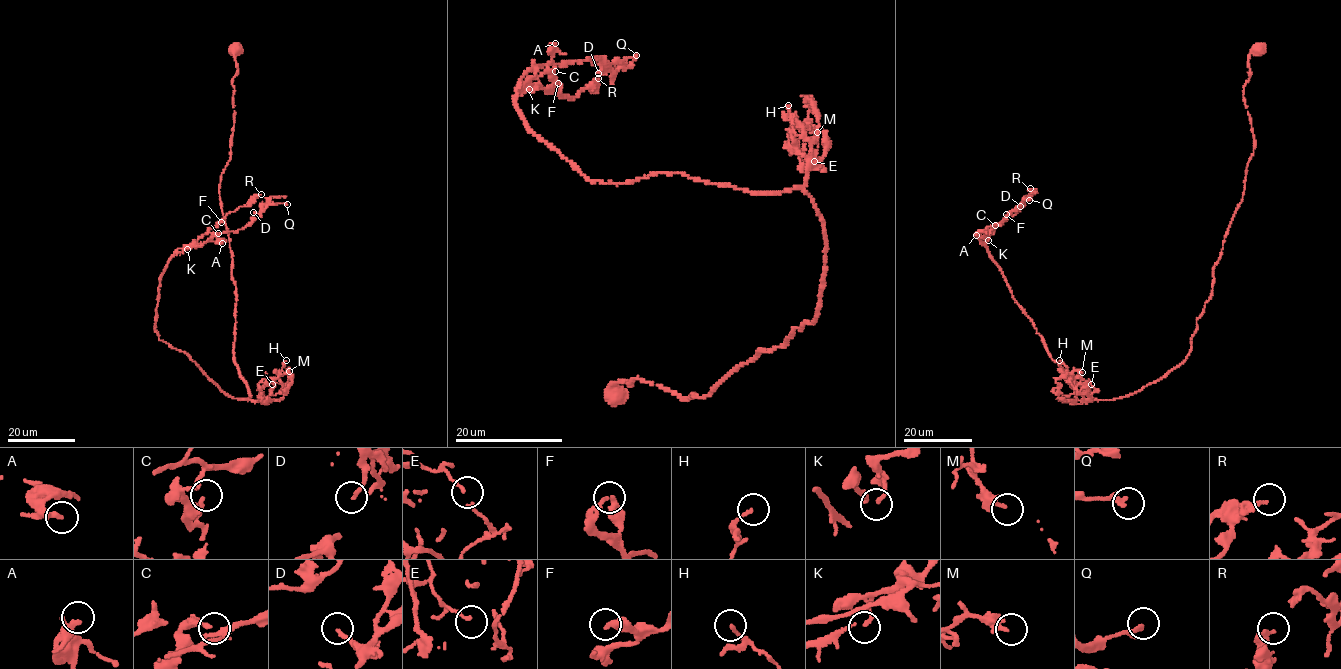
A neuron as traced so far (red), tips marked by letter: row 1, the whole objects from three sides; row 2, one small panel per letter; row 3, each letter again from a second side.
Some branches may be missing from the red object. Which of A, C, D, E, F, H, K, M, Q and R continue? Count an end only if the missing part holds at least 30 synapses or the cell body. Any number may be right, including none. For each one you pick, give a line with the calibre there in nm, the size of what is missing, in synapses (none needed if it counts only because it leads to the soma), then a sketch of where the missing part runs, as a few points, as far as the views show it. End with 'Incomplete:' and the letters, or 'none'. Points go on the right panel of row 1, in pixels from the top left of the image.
Incomplete: none

